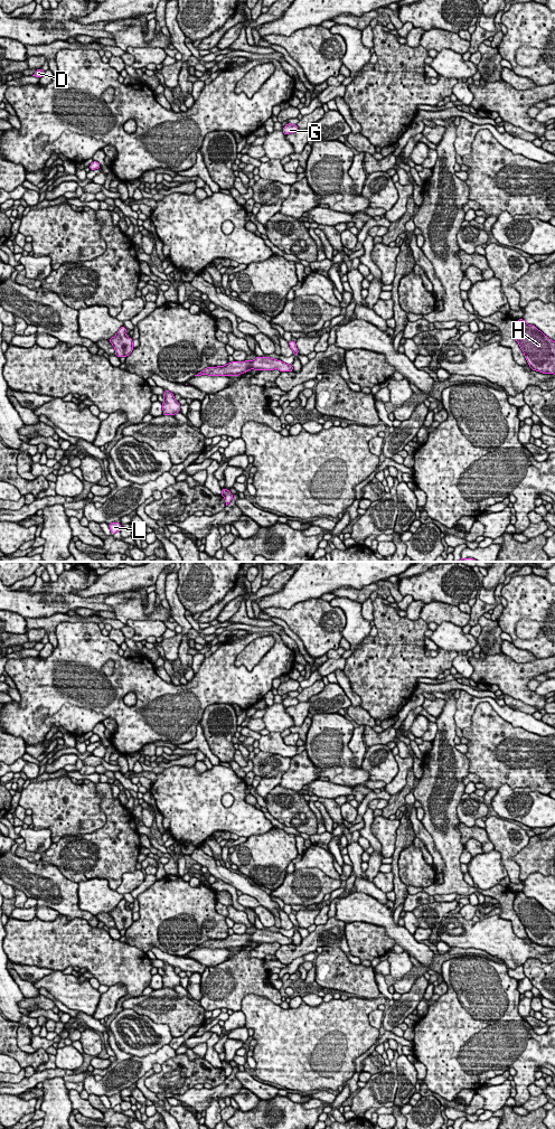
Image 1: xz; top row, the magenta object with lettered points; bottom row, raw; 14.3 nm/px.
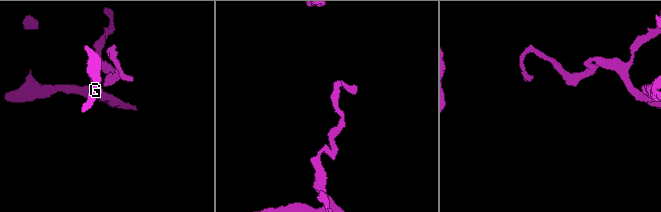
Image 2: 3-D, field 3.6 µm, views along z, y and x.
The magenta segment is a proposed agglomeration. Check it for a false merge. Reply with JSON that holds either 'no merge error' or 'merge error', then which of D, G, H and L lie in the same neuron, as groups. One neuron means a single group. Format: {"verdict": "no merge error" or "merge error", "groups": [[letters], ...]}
{"verdict": "no merge error", "groups": [["D", "G", "H", "L"]]}

